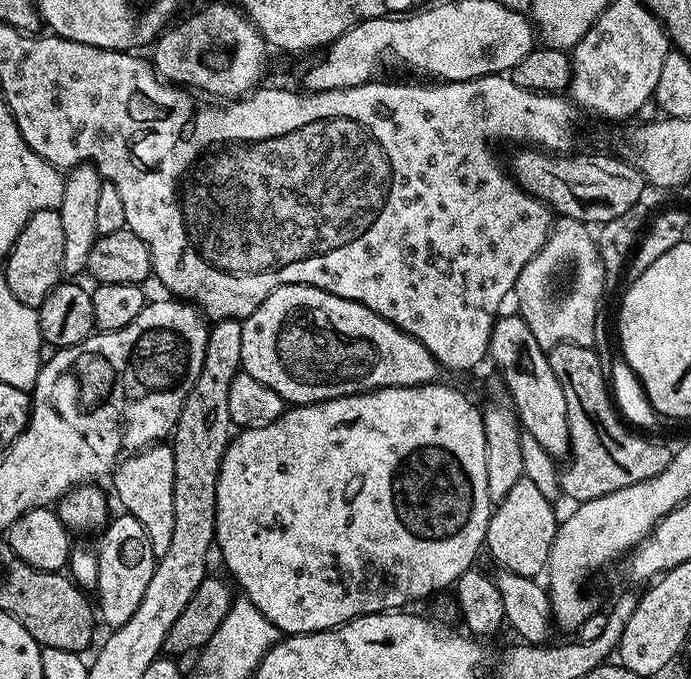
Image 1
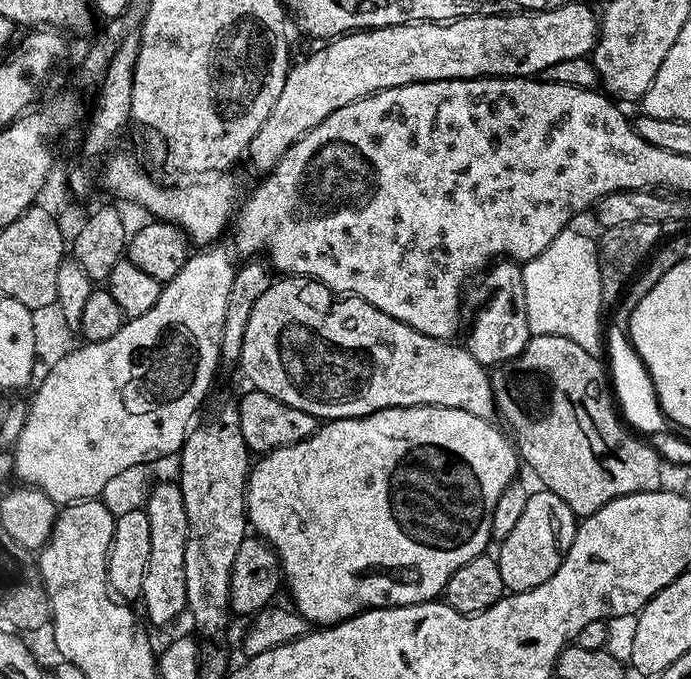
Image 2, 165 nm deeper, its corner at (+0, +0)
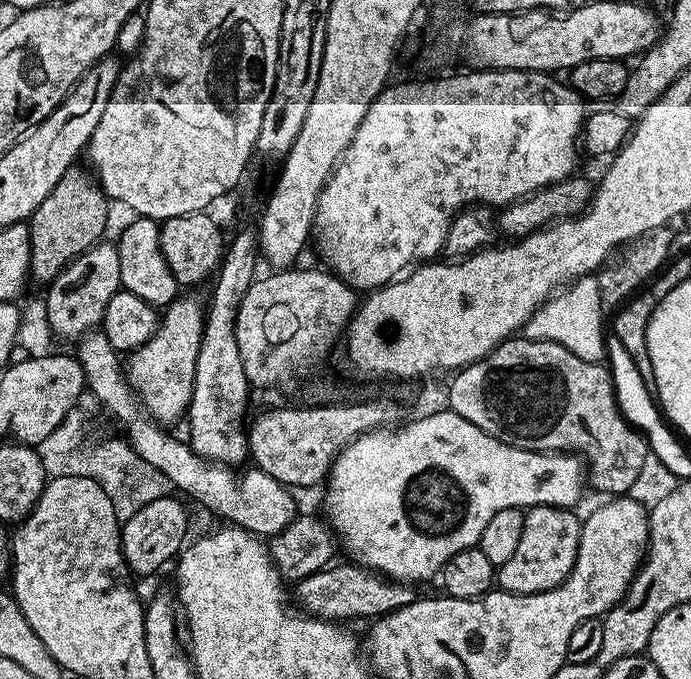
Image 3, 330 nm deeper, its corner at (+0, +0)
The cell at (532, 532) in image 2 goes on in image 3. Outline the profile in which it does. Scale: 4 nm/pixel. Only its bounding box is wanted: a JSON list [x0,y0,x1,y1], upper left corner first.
[498,505,581,596]

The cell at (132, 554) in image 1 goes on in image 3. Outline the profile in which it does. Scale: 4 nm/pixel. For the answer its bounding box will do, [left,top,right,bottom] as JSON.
[120,494,190,577]

